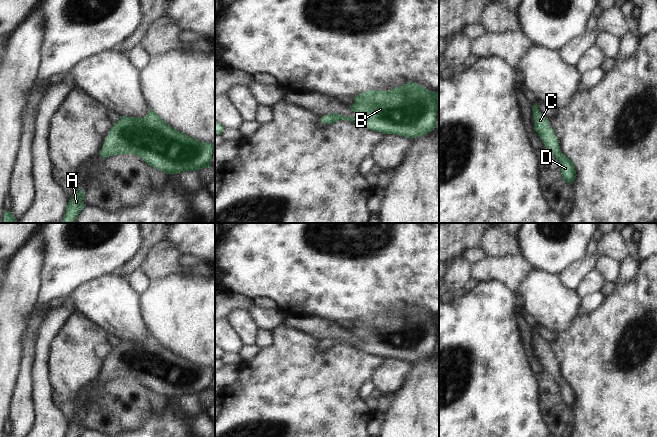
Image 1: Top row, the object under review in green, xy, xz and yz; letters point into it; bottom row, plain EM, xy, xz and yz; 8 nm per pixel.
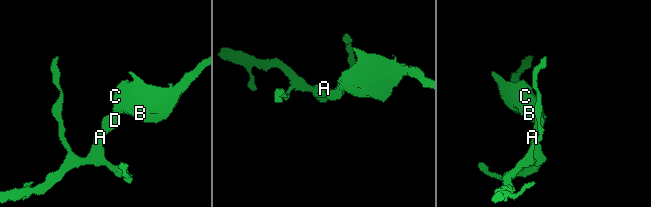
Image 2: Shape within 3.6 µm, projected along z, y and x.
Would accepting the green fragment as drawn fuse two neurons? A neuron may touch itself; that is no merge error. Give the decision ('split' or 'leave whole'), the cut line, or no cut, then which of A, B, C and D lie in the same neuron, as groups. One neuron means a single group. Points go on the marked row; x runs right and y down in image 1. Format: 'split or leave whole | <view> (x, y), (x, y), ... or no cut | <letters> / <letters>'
leave whole | no cut | A B C D

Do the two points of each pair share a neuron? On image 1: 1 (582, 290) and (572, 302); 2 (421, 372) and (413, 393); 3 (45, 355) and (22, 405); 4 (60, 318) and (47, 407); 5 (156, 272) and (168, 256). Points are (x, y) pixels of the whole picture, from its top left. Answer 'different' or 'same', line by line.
1: different
2: same
3: different
4: same
5: same

